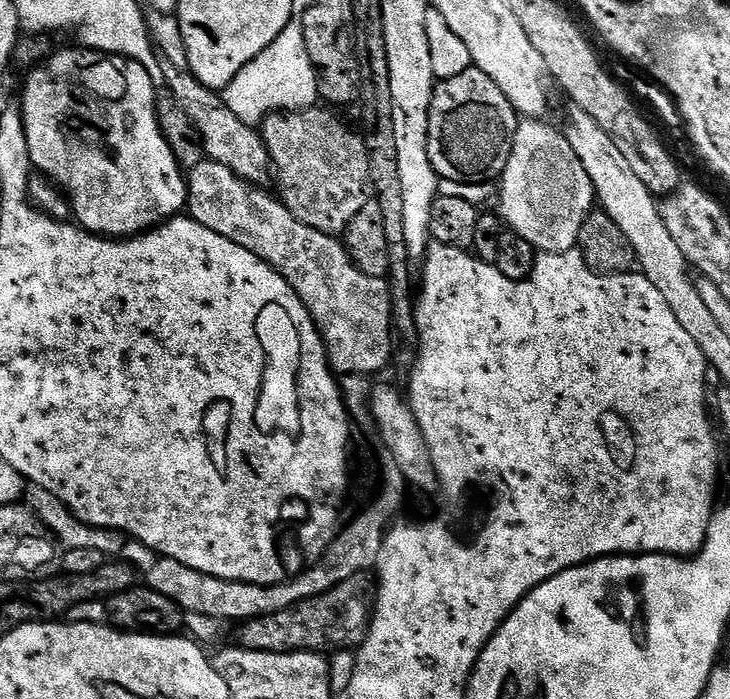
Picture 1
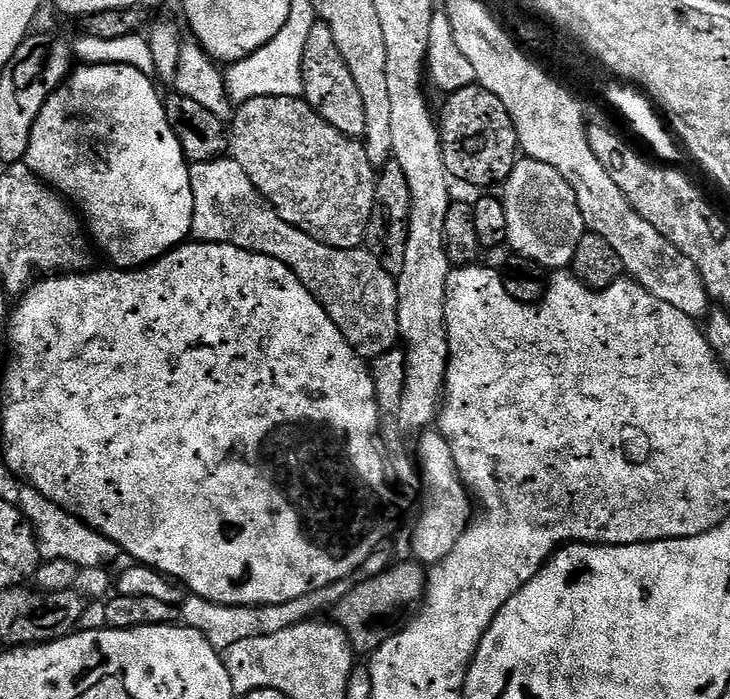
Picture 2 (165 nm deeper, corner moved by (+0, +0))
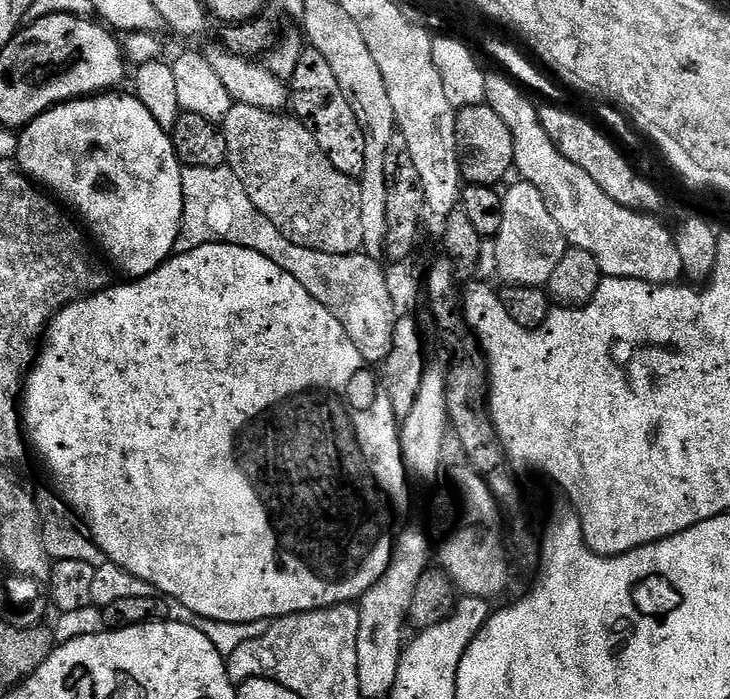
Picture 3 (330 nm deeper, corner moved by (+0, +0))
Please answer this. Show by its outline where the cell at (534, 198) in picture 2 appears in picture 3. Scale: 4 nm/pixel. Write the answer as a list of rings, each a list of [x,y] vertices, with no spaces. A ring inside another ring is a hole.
[[[515,182],[503,193],[504,205],[502,206],[502,230],[494,238],[496,244],[496,268],[504,279],[505,285],[547,285],[550,274],[554,274],[554,266],[562,262],[562,258],[569,250],[568,239],[562,232],[562,226],[554,222],[548,209],[546,198],[533,184]]]

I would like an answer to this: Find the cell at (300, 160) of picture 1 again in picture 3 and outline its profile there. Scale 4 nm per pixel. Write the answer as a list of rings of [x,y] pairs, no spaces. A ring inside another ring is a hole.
[[[233,103],[230,108],[230,113],[222,121],[222,127],[224,137],[227,140],[227,167],[246,186],[246,194],[249,195],[254,206],[258,207],[258,210],[262,211],[262,214],[265,214],[266,218],[278,226],[282,234],[286,235],[286,238],[289,238],[289,240],[300,246],[306,246],[307,249],[318,250],[319,253],[324,254],[342,254],[343,256],[349,256],[363,249],[362,194],[359,181],[353,176],[342,173],[330,162],[330,158],[327,158],[318,144],[318,140],[314,138],[313,132],[305,126],[299,117],[286,112],[264,110],[261,107],[249,106],[245,103]]]

